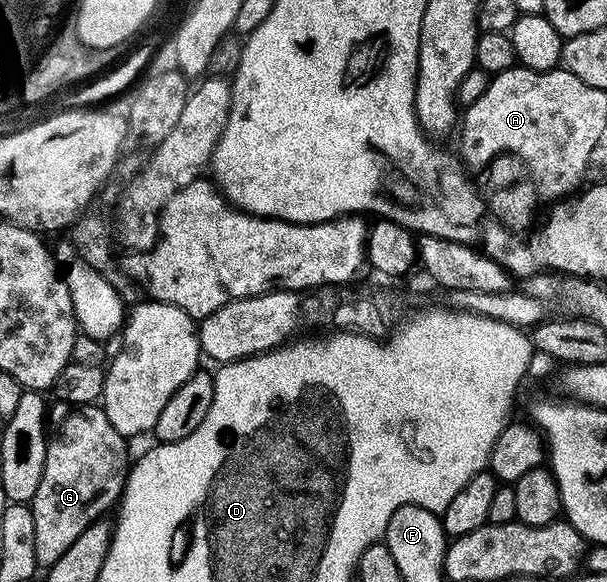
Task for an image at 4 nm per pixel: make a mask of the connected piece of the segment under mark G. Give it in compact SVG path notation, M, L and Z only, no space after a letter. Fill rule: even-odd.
M81 406L70 412L73 413L62 422L57 437L54 440L52 437L46 443L43 478L31 501L35 518L35 558L41 566L59 562L59 558L67 554L67 546L71 546L71 542L75 542L75 538L79 538L87 526L102 519L113 503L113 507L118 503L131 467L126 437L115 430L101 406Z

